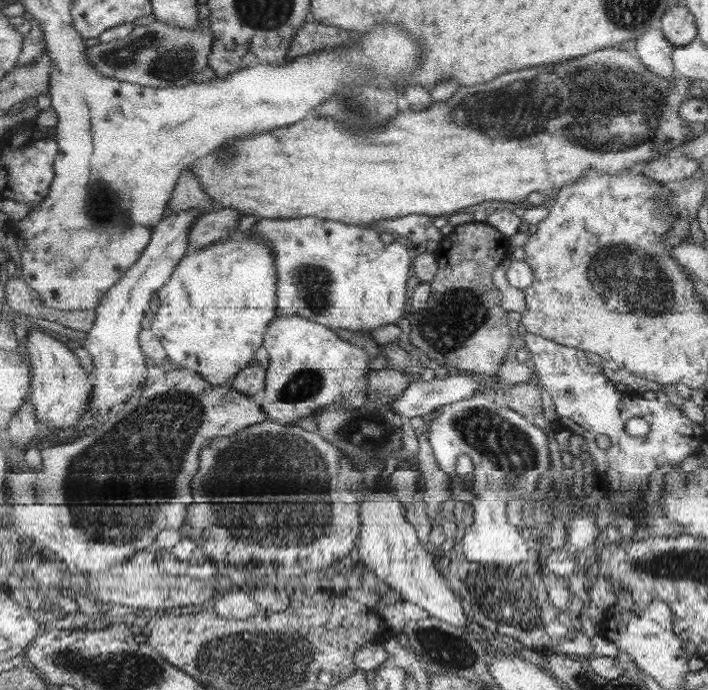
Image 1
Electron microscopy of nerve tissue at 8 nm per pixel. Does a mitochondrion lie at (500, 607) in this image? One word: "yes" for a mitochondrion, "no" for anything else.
yes

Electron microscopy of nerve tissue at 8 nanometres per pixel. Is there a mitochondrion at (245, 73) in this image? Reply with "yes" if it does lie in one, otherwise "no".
no

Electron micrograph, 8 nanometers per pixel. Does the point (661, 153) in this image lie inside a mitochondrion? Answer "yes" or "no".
no

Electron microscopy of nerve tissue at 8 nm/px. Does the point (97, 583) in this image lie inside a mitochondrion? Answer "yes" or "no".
no

